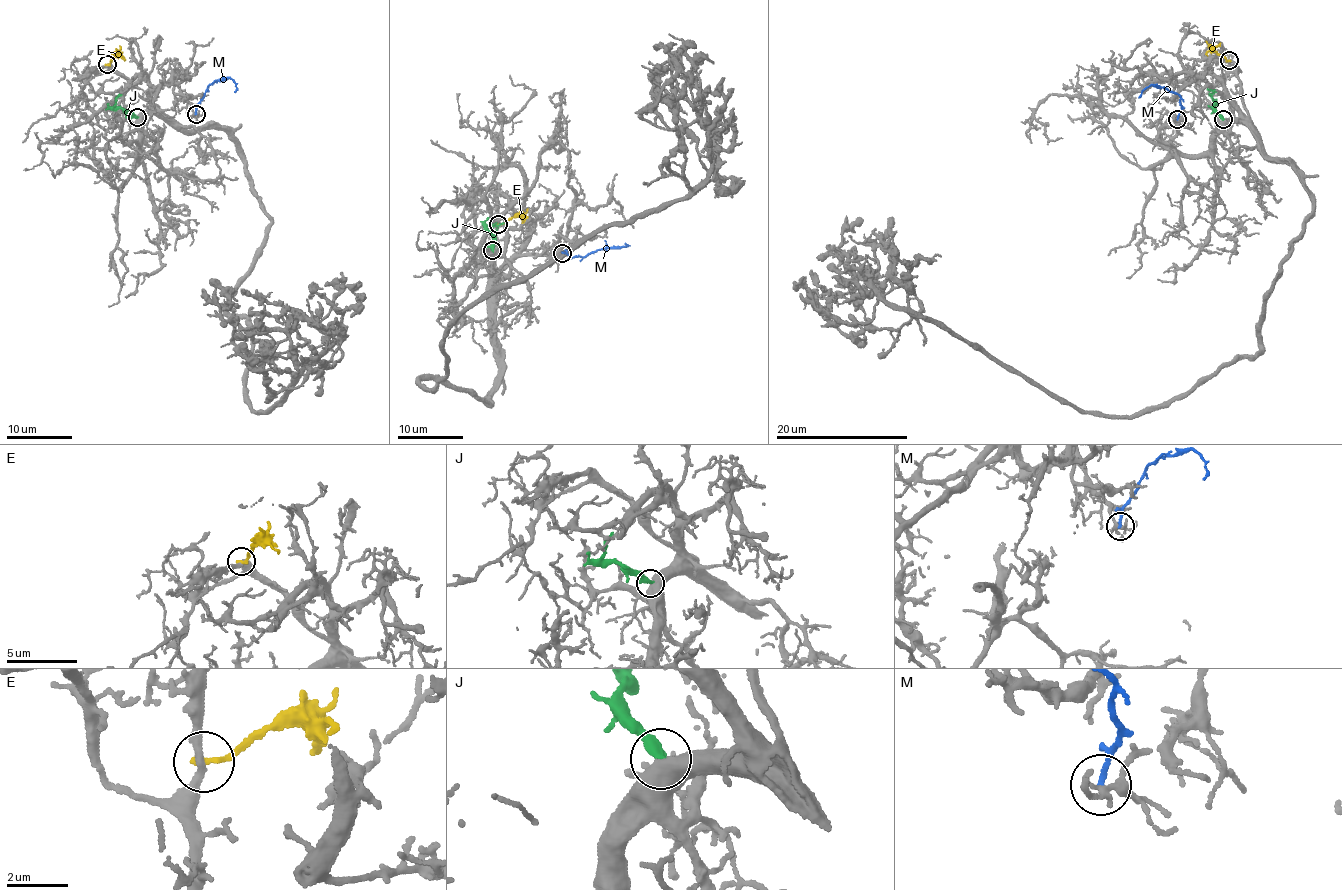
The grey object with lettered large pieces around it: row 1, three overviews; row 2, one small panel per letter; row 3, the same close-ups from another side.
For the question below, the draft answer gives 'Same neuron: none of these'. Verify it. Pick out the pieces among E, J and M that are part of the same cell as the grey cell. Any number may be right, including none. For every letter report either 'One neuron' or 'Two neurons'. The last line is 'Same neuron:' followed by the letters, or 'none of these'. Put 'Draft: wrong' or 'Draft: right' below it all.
E: Two neurons
J: One neuron
M: Two neurons
Same neuron: J
Draft: wrong

